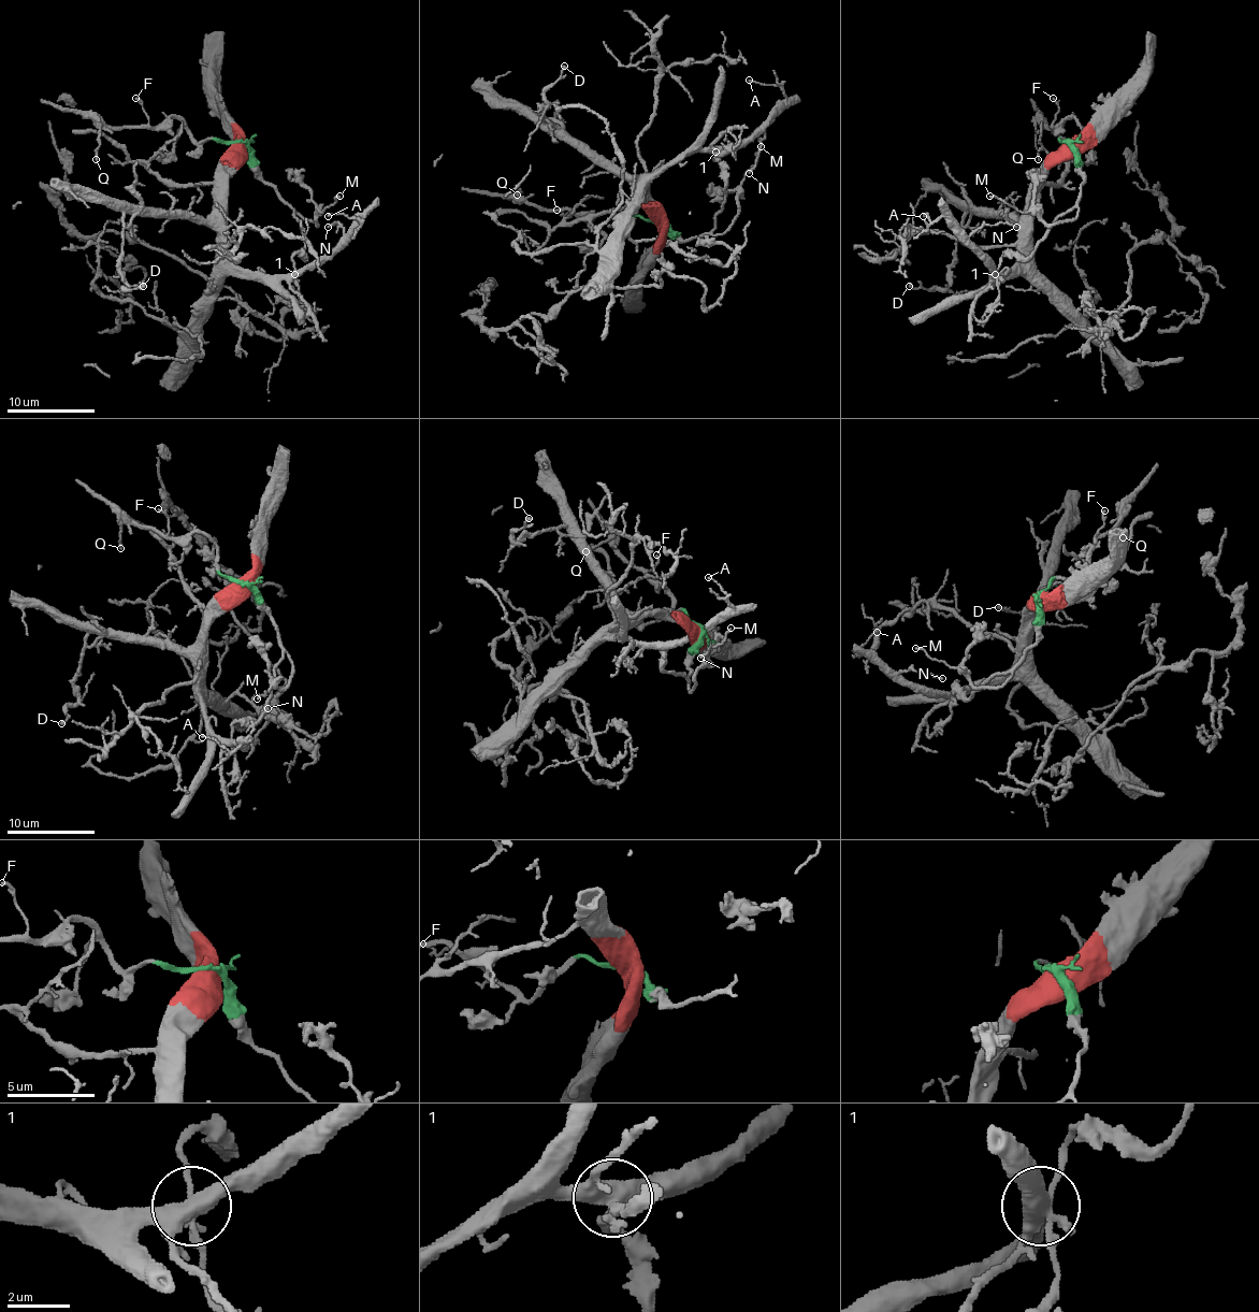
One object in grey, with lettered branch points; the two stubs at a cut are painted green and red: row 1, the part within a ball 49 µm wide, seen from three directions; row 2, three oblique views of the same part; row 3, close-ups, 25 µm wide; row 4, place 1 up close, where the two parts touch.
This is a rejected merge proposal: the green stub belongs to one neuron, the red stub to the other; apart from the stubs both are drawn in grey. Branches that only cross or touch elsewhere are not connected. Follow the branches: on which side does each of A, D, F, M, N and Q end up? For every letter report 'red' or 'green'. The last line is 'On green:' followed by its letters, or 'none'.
A: red
D: red
F: green
M: green
N: red
Q: green
On green: F, M, Q

